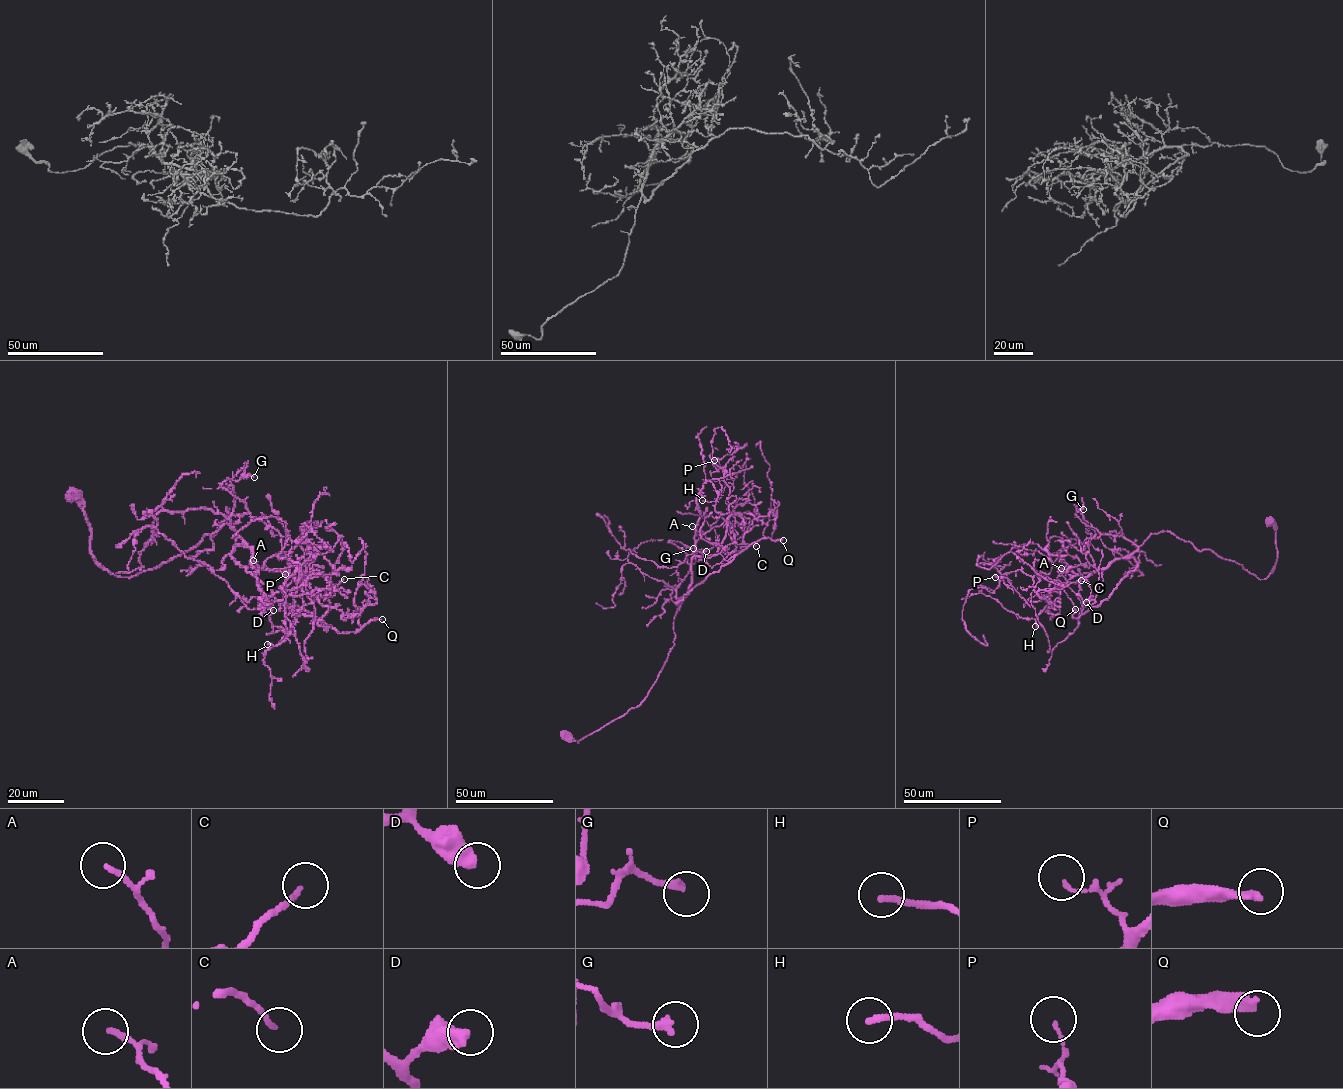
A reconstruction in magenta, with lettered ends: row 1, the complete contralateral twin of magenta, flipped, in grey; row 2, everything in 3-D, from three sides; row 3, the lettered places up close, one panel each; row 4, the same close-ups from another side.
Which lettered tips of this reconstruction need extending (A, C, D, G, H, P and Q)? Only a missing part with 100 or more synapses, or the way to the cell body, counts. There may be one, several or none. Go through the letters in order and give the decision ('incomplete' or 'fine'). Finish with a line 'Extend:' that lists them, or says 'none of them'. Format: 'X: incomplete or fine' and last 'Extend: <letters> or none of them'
A: fine
C: fine
D: fine
G: fine
H: fine
P: fine
Q: incomplete
Extend: Q

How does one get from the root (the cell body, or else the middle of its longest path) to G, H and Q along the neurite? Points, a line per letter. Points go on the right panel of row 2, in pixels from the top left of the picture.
G: (1270, 521), (1277, 559), (1259, 579), (1167, 531), (1140, 546), (1101, 535), (1075, 514), (1083, 509)
H: (1270, 521), (1276, 528), (1277, 559), (1265, 579), (1161, 531), (1105, 568), (1059, 584), (1035, 626)
Q: (1270, 521), (1277, 559), (1265, 579), (1161, 531), (1139, 547), (1138, 566), (1107, 599), (1078, 618), (1075, 609)

